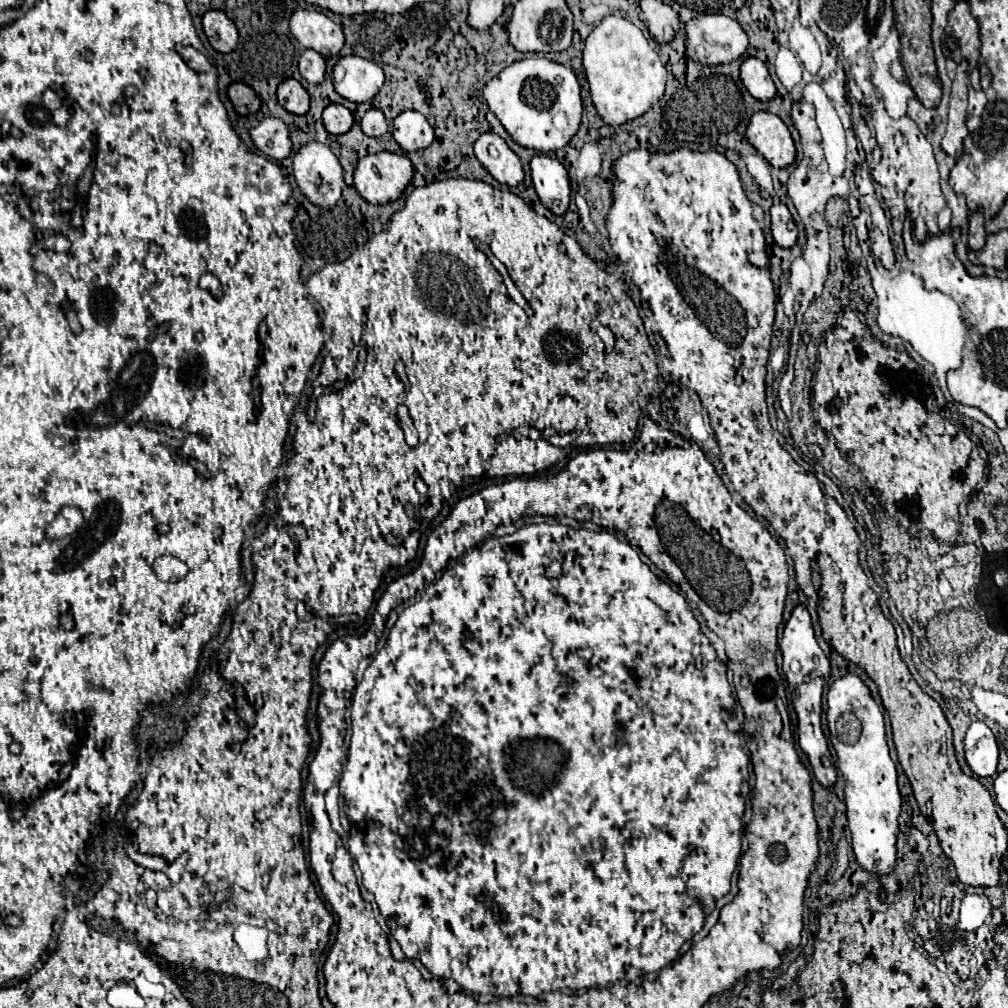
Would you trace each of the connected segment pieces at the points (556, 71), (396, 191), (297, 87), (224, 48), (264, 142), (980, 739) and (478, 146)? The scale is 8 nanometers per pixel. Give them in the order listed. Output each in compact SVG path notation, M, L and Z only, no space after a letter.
M540 56L524 58L504 68L484 86L484 98L508 134L520 146L532 148L540 154L564 148L582 124L580 84L572 68Z
M378 152L360 158L354 172L354 186L364 200L388 204L402 198L414 174L414 166L404 154Z
M288 78L278 86L278 102L292 114L306 114L310 108L310 96L306 88L294 78Z
M208 10L204 14L204 34L218 52L232 52L238 44L238 28L222 10Z
M264 118L260 120L252 130L252 140L254 144L274 160L284 160L292 152L292 138L290 138L290 128L284 120L280 118Z
M974 720L966 732L964 738L964 756L970 766L970 770L980 776L994 776L996 766L998 766L998 746L996 746L996 736L992 730L980 722Z
M482 134L474 144L474 154L480 164L492 174L492 178L496 178L500 184L518 186L524 180L520 158L498 134Z

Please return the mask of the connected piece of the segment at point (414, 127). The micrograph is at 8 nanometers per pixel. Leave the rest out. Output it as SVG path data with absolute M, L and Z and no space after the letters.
M406 110L394 118L392 136L402 146L402 150L416 152L416 150L424 150L432 144L434 128L426 120L426 116L422 116L420 112Z

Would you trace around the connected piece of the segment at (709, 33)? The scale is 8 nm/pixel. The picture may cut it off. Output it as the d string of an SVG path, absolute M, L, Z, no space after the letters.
M702 14L686 22L686 54L700 64L732 62L746 48L746 32L736 20L724 14Z

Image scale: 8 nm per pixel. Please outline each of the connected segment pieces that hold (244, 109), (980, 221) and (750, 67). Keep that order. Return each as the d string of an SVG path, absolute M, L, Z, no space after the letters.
M234 82L228 88L228 96L236 108L238 114L248 116L248 114L256 114L260 110L260 96L256 94L256 90L244 82Z
M980 210L970 214L970 232L968 232L968 242L972 250L980 250L986 242L986 230L984 230L984 216Z
M746 58L740 66L740 80L750 96L756 100L770 100L776 96L776 86L768 74L768 68L758 58Z

